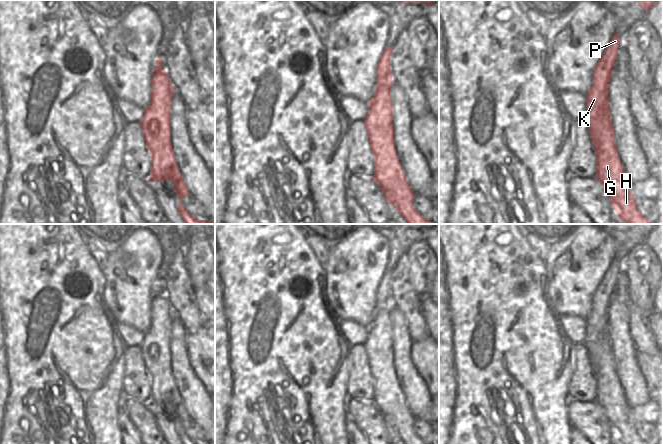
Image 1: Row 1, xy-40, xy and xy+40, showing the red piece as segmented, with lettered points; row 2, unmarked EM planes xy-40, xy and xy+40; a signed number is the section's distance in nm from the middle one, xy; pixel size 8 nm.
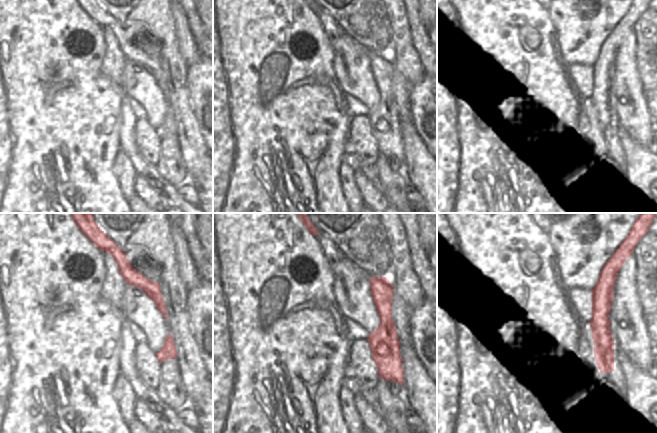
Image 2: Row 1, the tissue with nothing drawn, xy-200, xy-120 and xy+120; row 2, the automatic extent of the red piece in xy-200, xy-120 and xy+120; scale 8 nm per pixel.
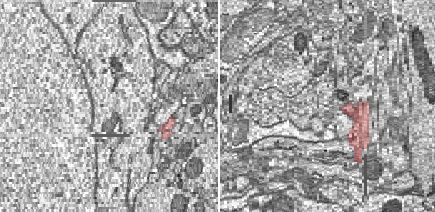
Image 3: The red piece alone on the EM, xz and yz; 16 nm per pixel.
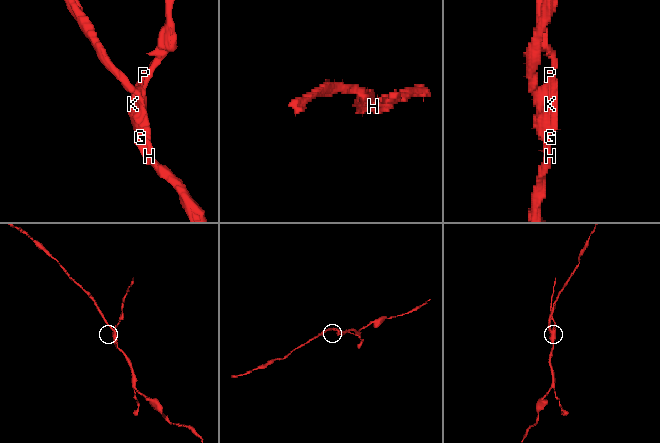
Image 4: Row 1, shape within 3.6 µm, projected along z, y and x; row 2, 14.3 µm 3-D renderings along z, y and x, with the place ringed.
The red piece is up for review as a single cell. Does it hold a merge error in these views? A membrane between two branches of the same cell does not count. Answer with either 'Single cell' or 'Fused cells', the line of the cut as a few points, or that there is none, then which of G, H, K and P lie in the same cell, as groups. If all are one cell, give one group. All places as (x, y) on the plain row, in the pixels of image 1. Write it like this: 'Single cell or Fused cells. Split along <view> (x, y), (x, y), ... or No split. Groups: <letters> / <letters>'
Fused cells. Split along xy+40 (608, 330), (598, 339), (598, 354), (592, 364). Groups: G H / K P.

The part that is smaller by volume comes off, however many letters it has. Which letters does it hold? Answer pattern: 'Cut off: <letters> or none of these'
Cut off: K, P

